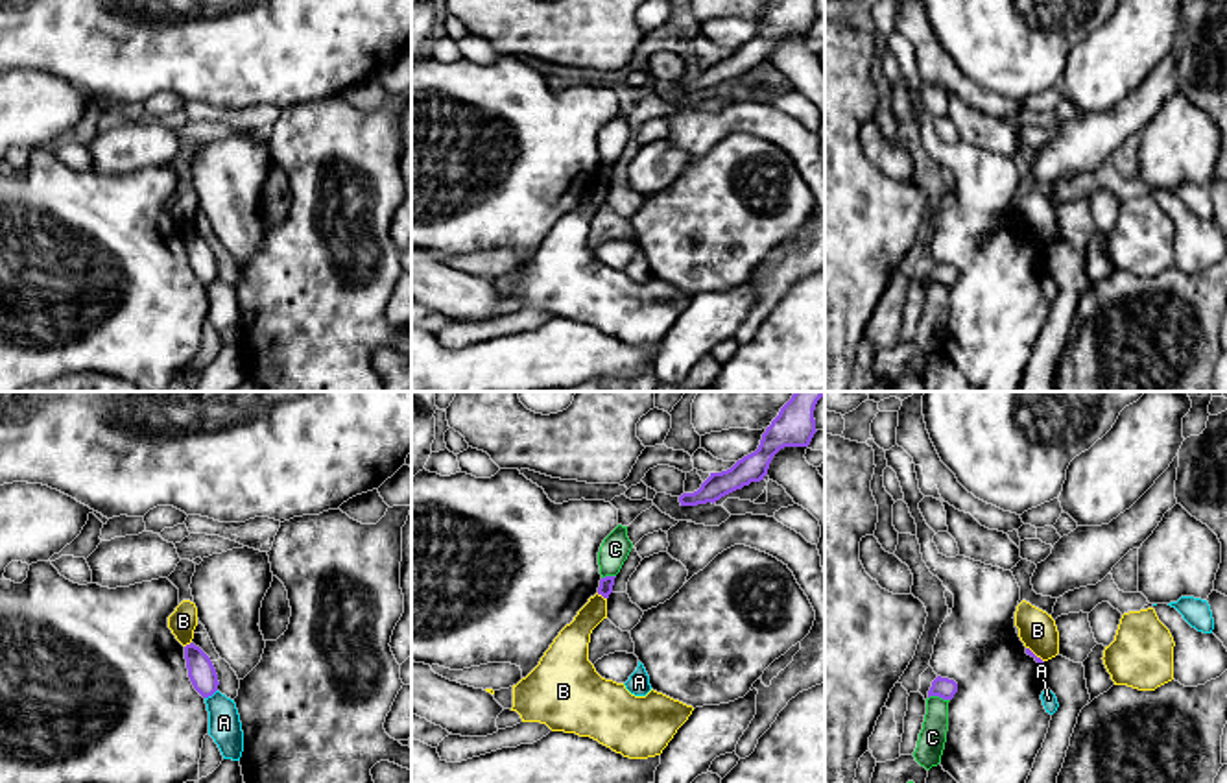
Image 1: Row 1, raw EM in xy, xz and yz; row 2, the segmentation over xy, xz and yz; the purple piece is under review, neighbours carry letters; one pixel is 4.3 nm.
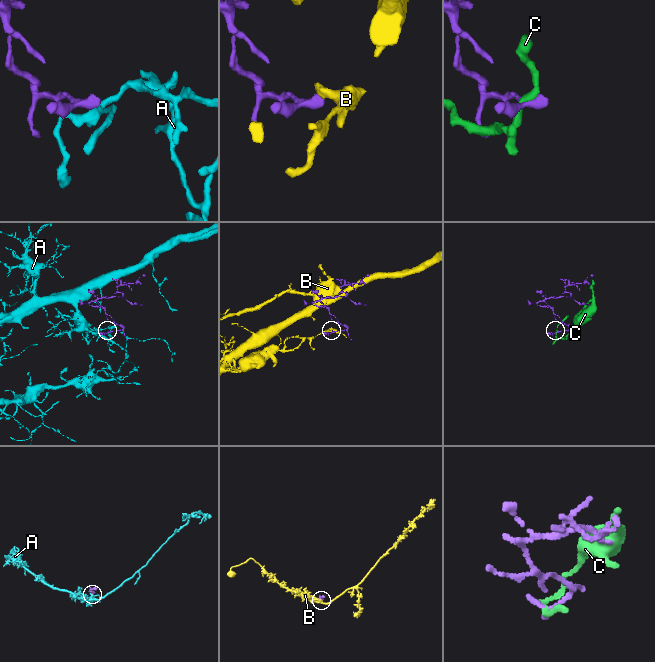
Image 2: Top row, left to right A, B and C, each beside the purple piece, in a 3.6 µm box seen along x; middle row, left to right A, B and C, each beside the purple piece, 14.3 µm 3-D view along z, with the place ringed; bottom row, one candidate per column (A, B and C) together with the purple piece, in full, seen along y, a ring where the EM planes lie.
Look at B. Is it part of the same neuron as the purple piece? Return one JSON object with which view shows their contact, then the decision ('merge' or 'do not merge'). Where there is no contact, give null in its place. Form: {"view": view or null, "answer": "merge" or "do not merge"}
{"view": "xz", "answer": "do not merge"}

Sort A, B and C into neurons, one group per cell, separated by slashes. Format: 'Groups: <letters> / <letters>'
Groups: A / B / C

